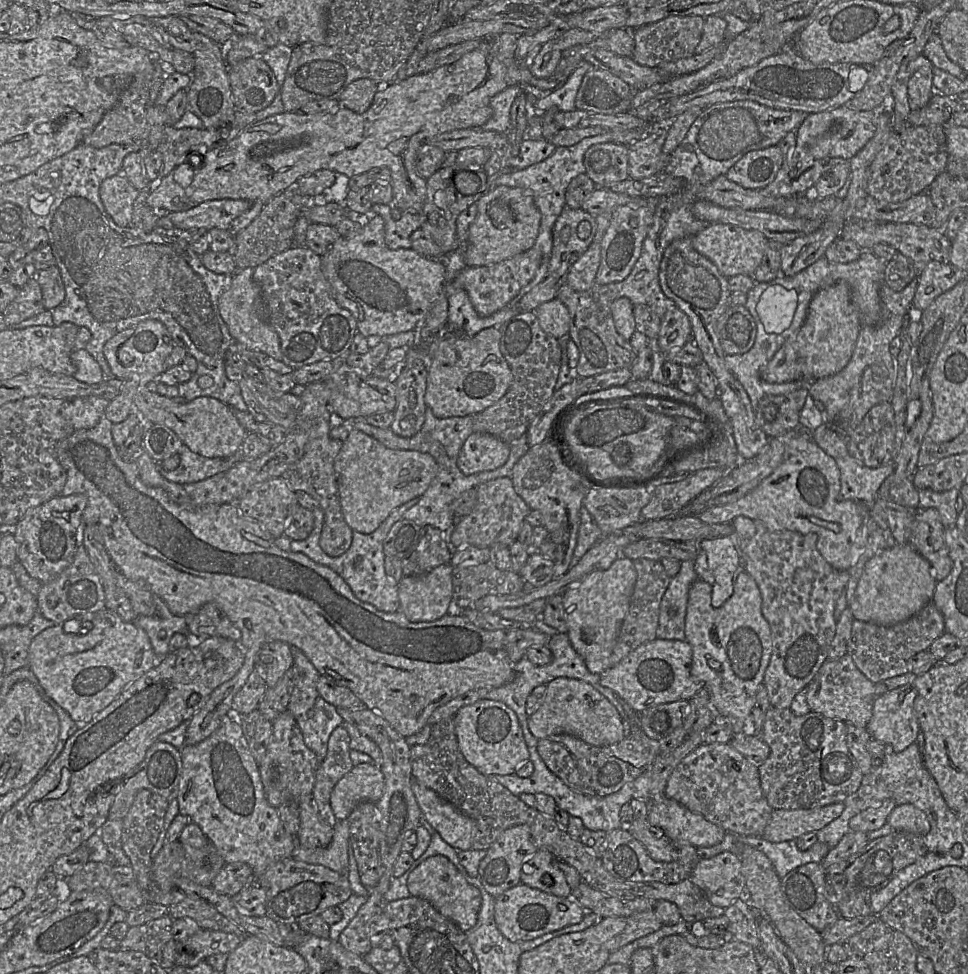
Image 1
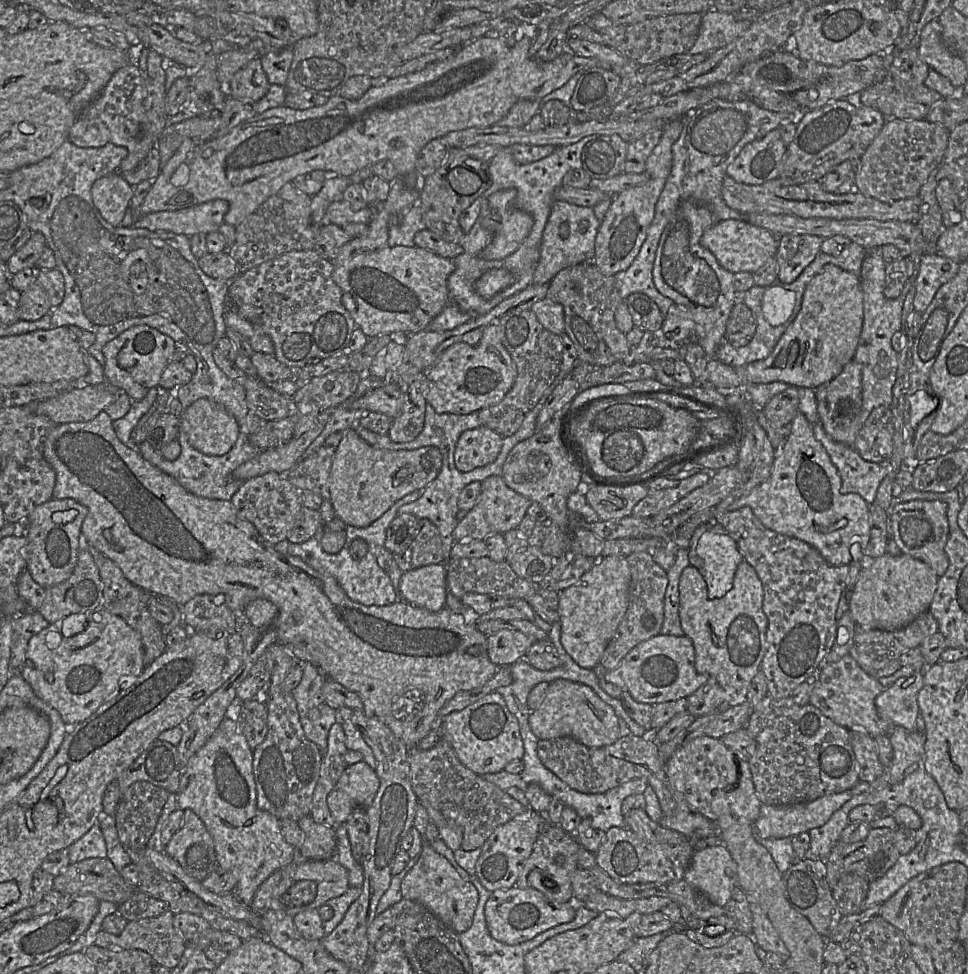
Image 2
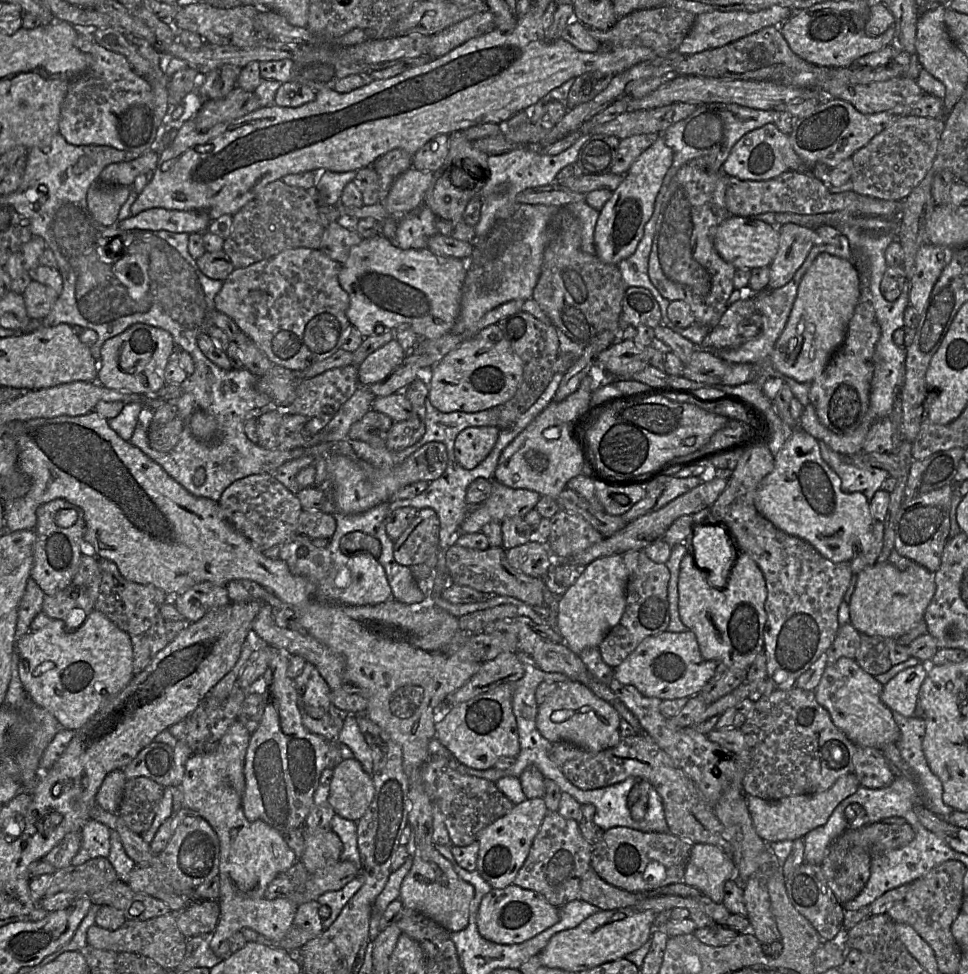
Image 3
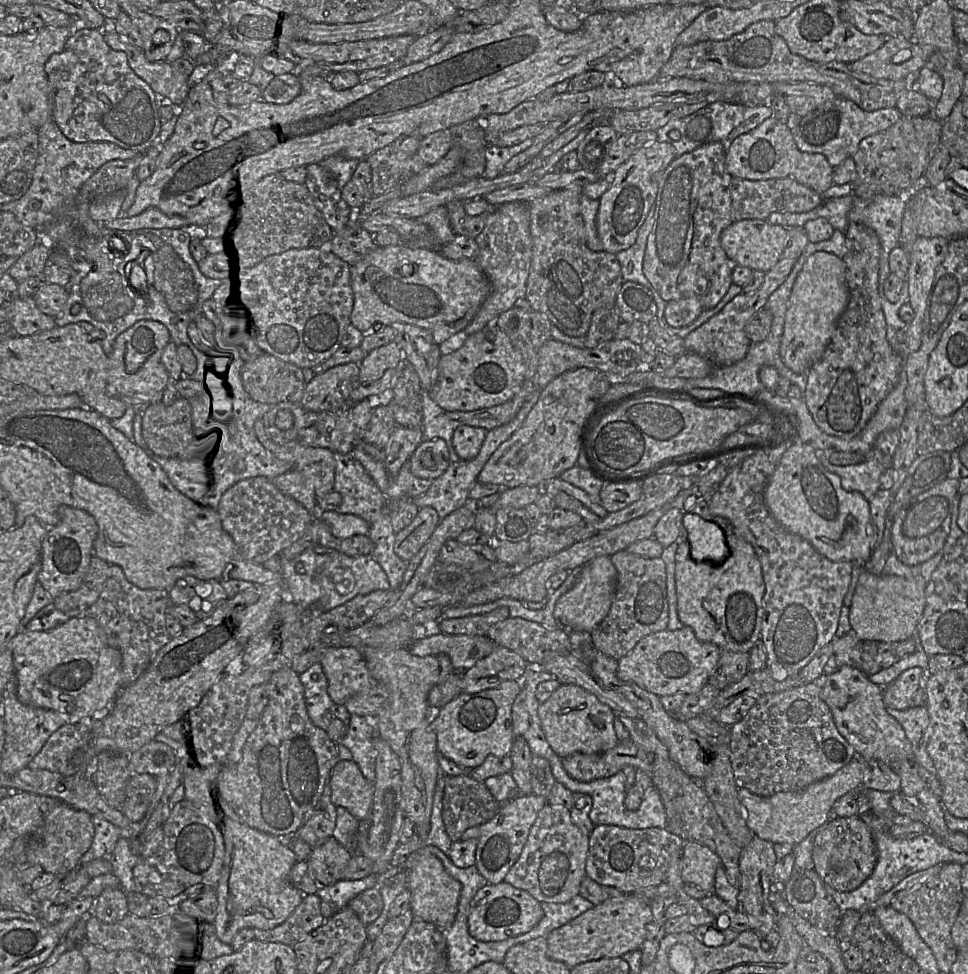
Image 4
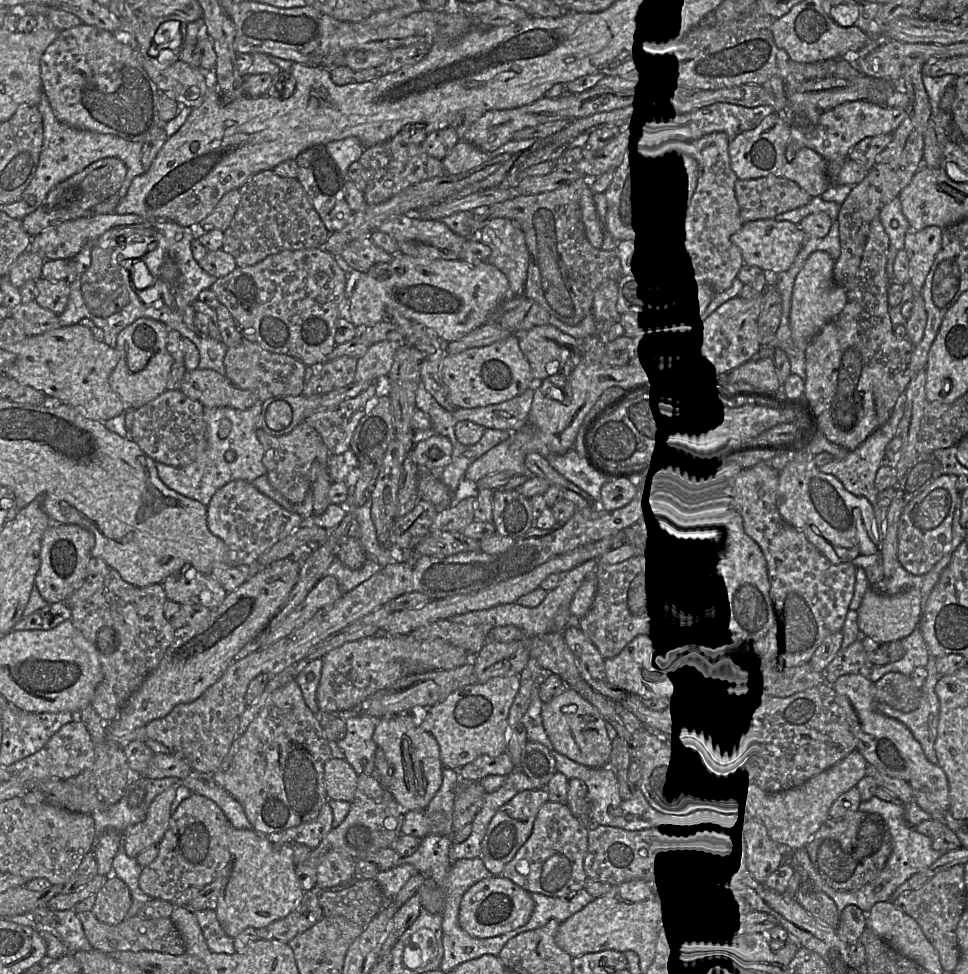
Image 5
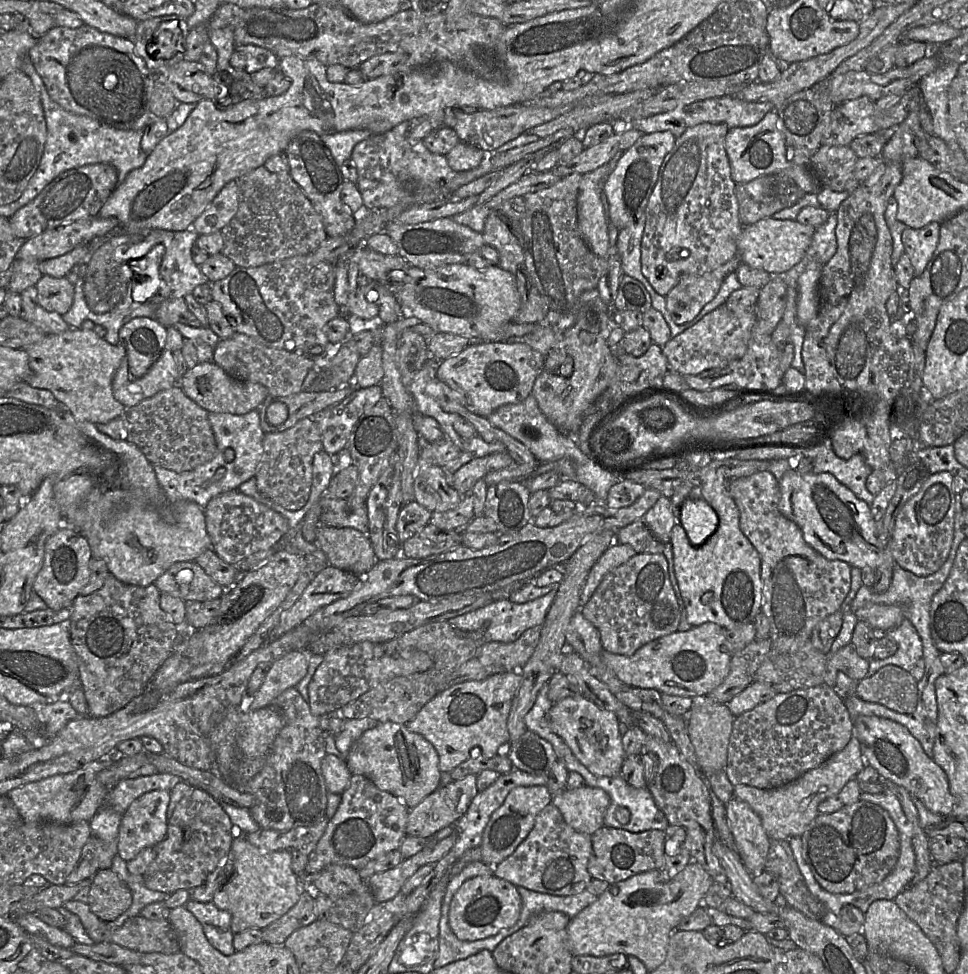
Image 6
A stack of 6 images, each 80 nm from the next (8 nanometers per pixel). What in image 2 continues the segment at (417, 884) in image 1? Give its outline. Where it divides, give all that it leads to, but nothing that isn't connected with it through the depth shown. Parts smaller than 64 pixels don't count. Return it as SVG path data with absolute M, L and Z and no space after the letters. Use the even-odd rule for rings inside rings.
M418 803L413 827L422 835L423 846L416 864L402 880L402 897L424 905L445 925L459 934L468 930L472 925L479 900L478 891L472 883L461 878L444 856L425 842L425 833L429 823L430 819L425 807Z

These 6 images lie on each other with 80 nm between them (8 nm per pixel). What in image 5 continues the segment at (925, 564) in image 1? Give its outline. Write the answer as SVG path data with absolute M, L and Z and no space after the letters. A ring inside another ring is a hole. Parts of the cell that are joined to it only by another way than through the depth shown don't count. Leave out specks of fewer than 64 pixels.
M870 586L863 596L857 614L861 636L868 636L877 642L901 640L918 628L922 616L921 594L917 589L909 589L895 595L886 595L874 591Z

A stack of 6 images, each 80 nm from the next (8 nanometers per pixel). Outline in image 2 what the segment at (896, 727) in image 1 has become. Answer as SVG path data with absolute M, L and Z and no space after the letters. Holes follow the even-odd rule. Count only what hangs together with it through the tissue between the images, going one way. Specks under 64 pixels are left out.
M914 671L908 677L900 677L875 699L879 717L909 731L916 730L919 715L918 693L923 687L923 671Z

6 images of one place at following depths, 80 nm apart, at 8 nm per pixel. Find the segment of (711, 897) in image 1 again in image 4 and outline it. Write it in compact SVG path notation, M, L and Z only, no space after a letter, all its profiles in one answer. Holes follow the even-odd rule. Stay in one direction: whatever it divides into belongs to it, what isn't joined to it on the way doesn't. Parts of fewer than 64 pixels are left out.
M685 841L681 858L681 876L685 884L693 884L715 894L715 872L720 865L720 857L709 847Z

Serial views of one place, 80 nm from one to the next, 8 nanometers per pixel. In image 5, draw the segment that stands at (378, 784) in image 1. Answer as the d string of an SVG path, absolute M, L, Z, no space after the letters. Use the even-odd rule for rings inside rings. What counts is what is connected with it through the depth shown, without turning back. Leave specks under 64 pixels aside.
M336 758L324 765L324 782L330 800L350 803L357 788L358 774L346 761Z

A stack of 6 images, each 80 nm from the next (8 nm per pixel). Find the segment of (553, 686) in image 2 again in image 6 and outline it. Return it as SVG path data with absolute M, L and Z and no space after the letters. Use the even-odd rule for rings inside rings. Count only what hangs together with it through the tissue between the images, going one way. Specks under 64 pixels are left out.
M575 695L553 703L549 711L549 722L553 732L563 739L573 755L592 774L606 777L621 775L626 757L619 731L620 721L614 713L582 695Z

